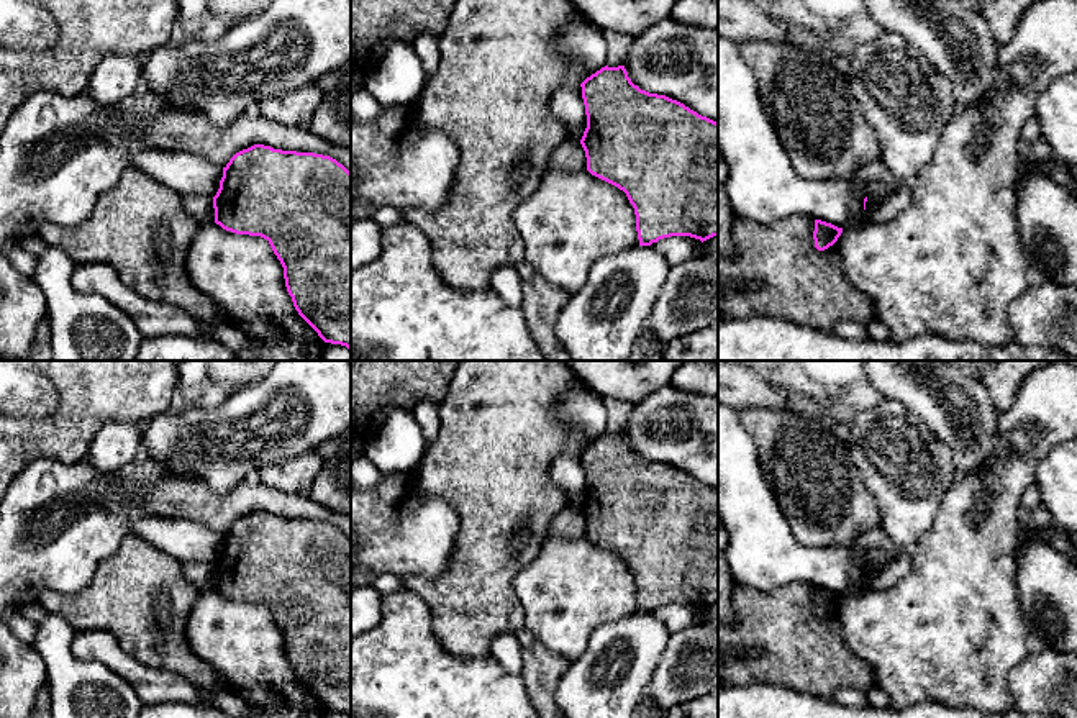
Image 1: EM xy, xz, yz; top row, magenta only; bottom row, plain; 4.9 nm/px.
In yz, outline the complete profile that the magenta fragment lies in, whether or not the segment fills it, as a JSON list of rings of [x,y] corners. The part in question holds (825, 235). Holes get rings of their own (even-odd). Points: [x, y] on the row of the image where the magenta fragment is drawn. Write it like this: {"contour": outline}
{"contour": [[[815,220],[815,231],[813,231],[815,248],[818,251],[828,249],[838,241],[841,233],[843,233],[843,228],[838,228],[821,220]]]}

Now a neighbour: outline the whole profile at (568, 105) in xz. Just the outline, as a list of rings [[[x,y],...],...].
[[[580,85],[564,87],[556,92],[551,100],[551,110],[567,126],[569,138],[582,139],[587,128],[587,115]]]

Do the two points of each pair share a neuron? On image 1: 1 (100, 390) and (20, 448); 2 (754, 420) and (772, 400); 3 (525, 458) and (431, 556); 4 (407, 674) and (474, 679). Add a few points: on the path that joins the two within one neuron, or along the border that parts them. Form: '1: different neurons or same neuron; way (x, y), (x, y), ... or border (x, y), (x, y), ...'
1: same neuron; way (81, 390), (40, 428)
2: different neurons; border (787, 407), (781, 410), (736, 410)
3: different neurons; border (436, 495), (458, 517), (448, 566)
4: same neuron; way (423, 679), (458, 679)

